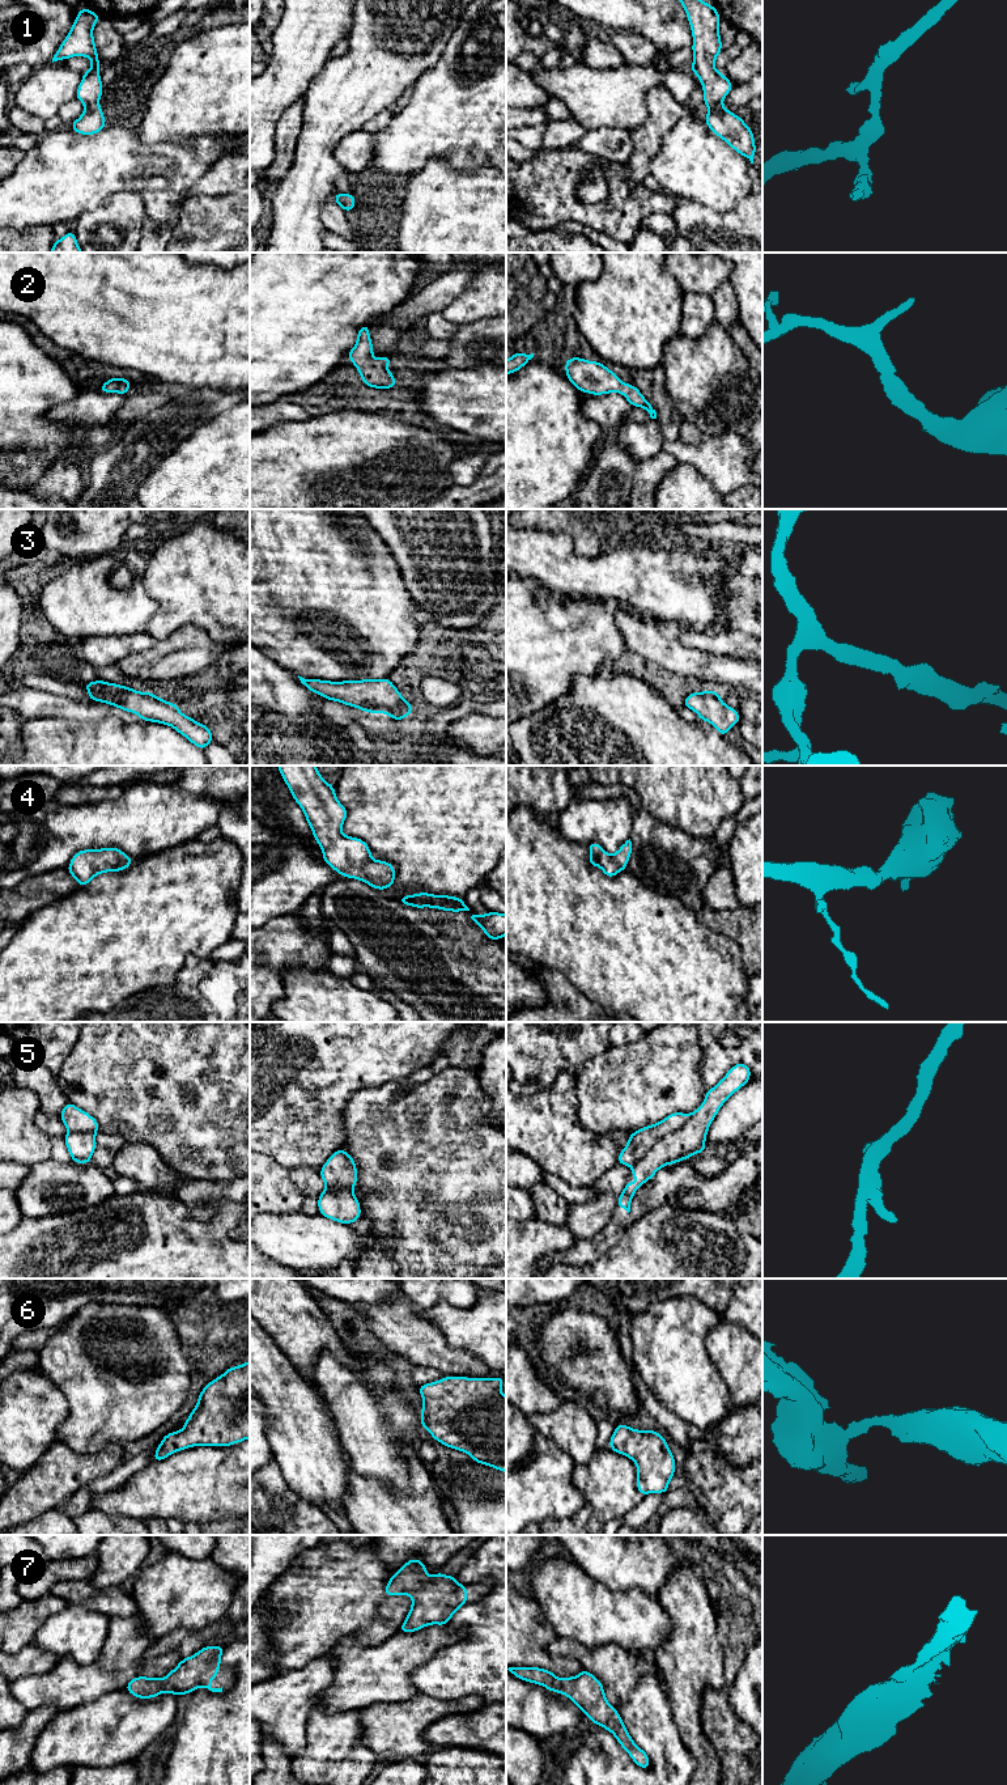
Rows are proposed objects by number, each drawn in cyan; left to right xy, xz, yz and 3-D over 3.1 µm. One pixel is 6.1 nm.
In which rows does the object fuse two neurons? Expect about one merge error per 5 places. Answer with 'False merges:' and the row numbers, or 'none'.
False merges: 5

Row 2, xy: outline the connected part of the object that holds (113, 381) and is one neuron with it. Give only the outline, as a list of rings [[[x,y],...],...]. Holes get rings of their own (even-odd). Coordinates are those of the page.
[[[111,377],[107,382],[101,385],[99,391],[128,395],[128,389],[131,385],[132,382],[126,378]]]

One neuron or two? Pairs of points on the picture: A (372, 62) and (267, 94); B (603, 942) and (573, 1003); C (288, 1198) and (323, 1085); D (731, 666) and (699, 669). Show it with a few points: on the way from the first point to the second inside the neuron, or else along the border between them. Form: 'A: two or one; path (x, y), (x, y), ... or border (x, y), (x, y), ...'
A: two; border (330, 58), (323, 70), (310, 83), (302, 98)
B: two; border (557, 970), (578, 991), (606, 1007)
C: two; border (264, 1153), (290, 1170)
D: one; path (723, 669), (706, 669)

